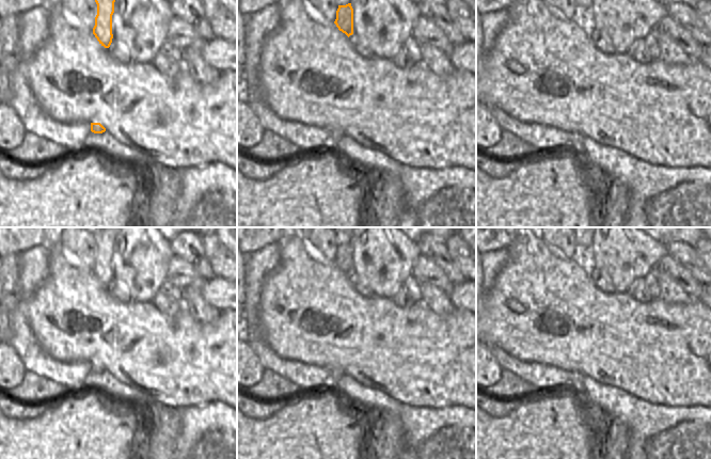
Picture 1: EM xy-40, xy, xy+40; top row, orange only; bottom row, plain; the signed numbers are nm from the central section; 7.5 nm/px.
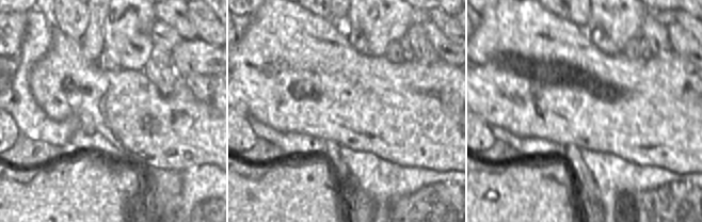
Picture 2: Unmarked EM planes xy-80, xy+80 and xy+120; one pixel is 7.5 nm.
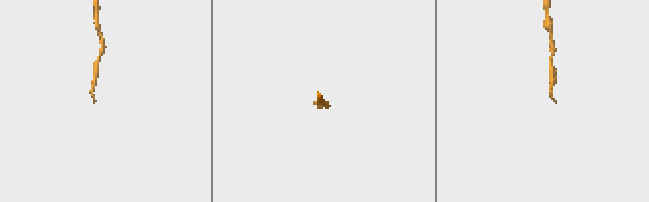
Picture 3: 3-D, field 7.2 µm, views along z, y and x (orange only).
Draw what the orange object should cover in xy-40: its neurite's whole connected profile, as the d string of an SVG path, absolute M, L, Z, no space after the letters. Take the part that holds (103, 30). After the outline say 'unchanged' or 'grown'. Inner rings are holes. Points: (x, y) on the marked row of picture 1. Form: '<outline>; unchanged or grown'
M95 0L95 2L97 4L97 15L93 34L101 46L109 48L113 38L112 15L115 0Z; unchanged

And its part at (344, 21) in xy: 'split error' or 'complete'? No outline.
complete

